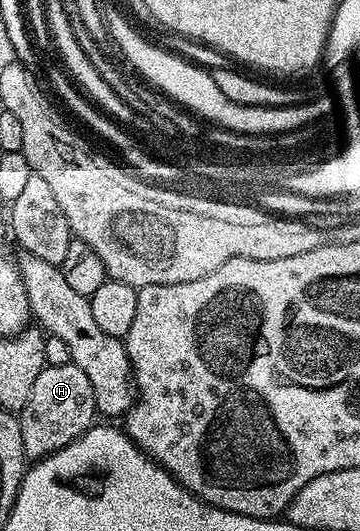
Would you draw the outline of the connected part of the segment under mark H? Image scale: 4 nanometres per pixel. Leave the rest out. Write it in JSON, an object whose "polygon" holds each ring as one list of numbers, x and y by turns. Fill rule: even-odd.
{"polygon":[[73,362,43,367,41,373,37,373,37,381,33,381,29,401,25,401,17,418,21,425,23,454,28,460,38,461,84,435,96,422,93,385,89,385,89,377]]}

